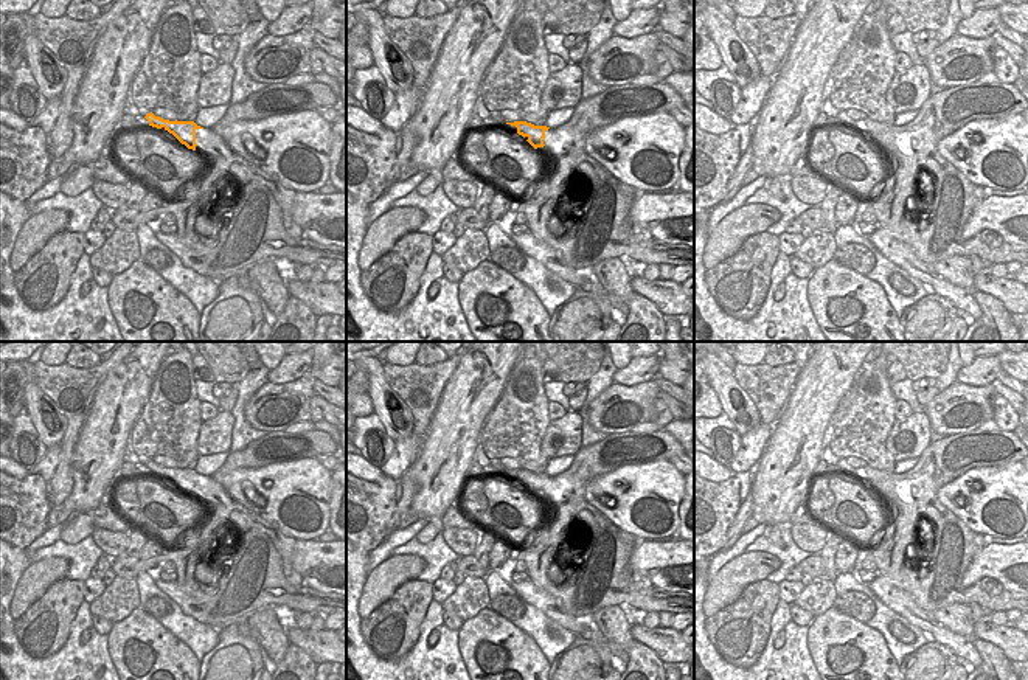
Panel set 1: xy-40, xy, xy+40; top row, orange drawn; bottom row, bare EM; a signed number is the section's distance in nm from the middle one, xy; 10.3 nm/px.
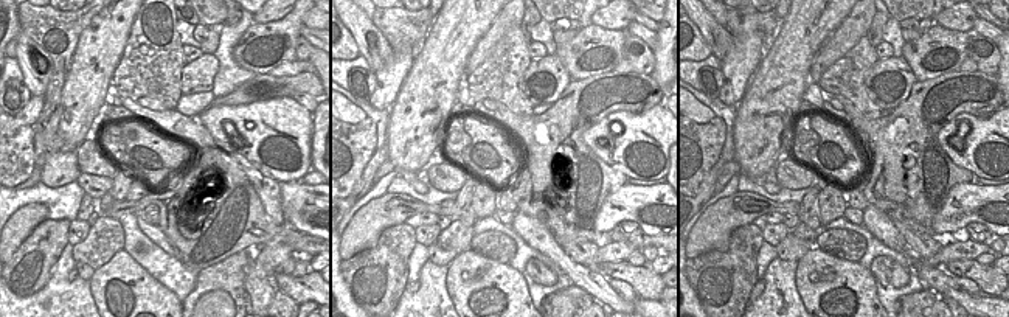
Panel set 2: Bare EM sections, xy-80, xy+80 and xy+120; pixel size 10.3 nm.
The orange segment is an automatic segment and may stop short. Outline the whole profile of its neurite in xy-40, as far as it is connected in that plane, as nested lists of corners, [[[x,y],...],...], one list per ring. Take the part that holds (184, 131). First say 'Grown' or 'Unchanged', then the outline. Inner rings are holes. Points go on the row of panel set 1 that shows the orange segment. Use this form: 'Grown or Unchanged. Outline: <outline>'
Unchanged. Outline: [[[152,112],[144,116],[149,121],[149,126],[157,129],[165,129],[172,134],[182,144],[188,149],[196,151],[196,130],[203,129],[197,126],[194,121],[169,121],[160,116],[155,116]]]

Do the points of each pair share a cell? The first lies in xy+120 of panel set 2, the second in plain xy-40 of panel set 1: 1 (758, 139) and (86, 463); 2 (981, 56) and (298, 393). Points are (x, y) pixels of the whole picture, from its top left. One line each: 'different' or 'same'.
1: same
2: different

